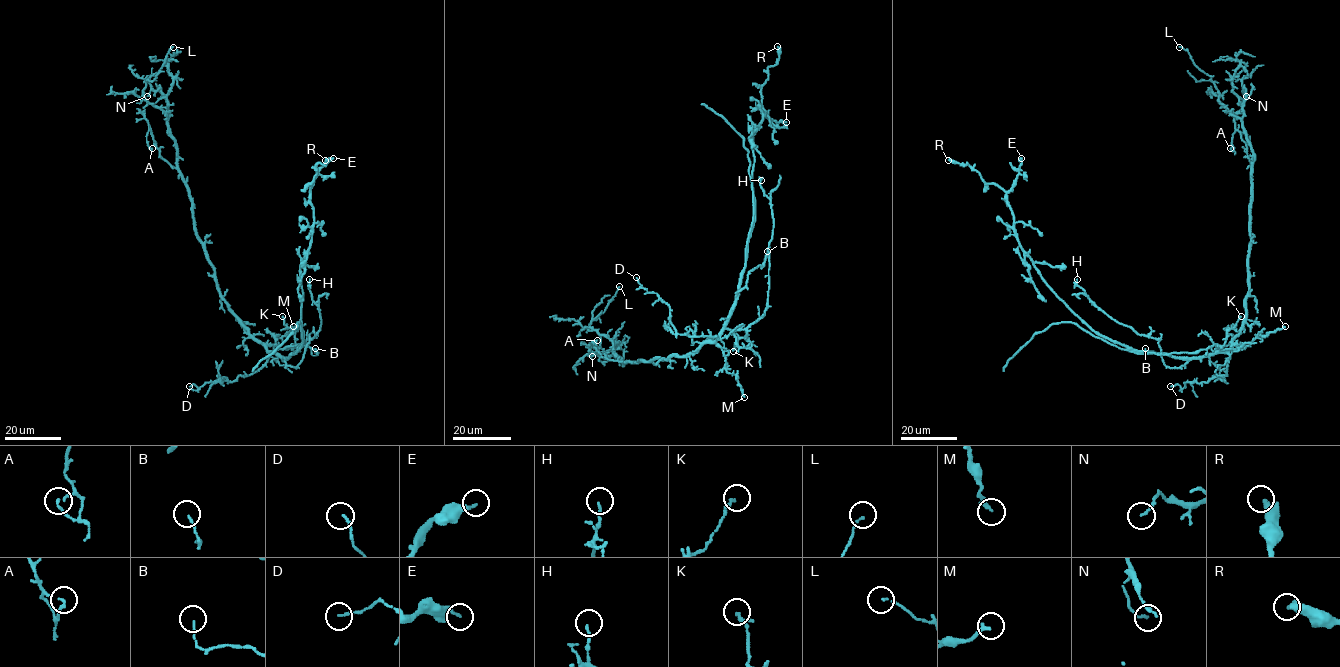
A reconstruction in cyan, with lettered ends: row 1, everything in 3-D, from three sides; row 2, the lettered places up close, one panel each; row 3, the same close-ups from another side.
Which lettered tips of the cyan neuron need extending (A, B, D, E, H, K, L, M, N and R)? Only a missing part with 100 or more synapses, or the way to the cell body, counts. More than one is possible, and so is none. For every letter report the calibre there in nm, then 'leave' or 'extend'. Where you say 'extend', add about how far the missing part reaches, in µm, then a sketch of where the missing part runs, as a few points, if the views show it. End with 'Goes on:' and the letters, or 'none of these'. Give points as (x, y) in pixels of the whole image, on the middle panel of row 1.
A: calibre 130 nm; leave
B: calibre 90 nm; leave
D: calibre 130 nm; leave
E: calibre 240 nm; leave
H: calibre 110 nm; leave
K: calibre 120 nm; leave
L: calibre 90 nm; leave
M: calibre 200 nm; leave
N: calibre 110 nm; leave
R: calibre 400 nm; leave
Goes on: none of these

